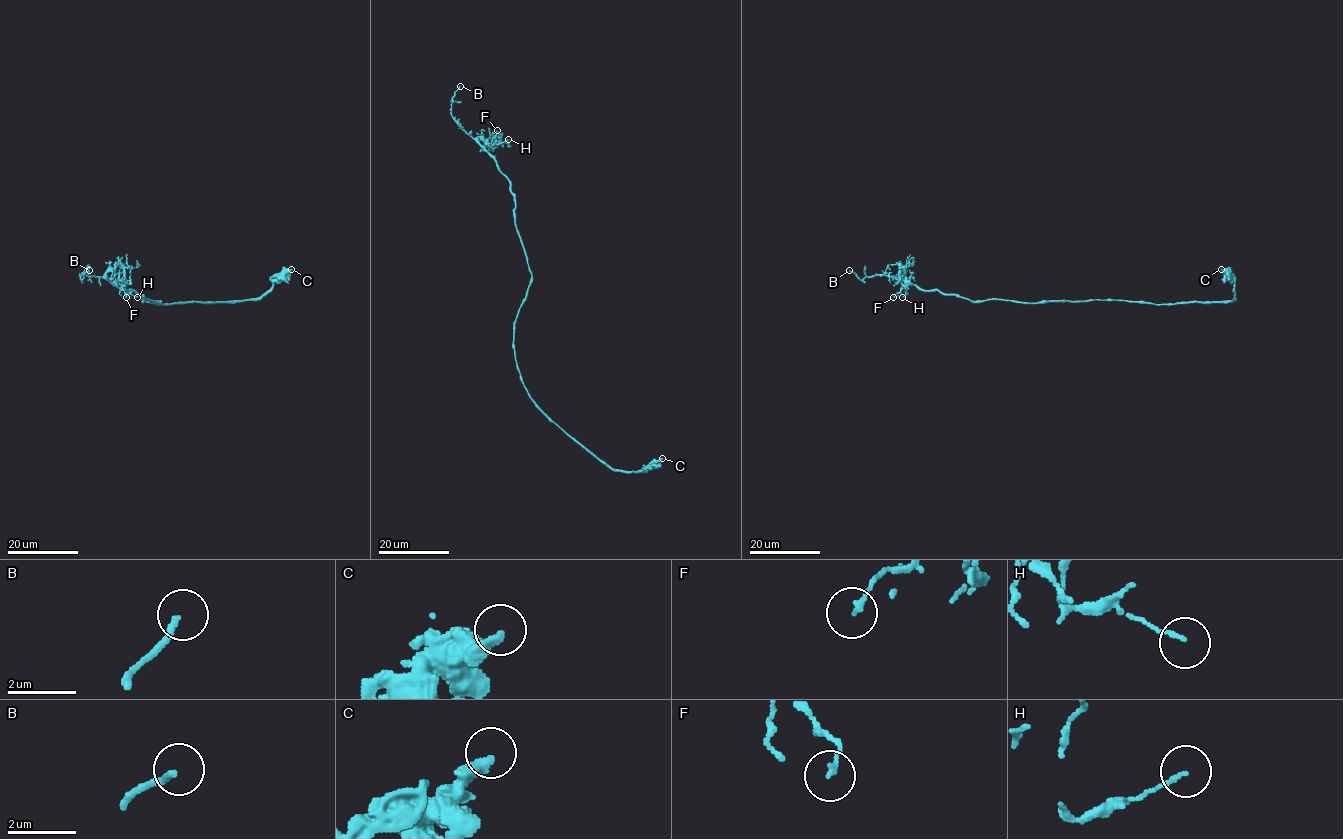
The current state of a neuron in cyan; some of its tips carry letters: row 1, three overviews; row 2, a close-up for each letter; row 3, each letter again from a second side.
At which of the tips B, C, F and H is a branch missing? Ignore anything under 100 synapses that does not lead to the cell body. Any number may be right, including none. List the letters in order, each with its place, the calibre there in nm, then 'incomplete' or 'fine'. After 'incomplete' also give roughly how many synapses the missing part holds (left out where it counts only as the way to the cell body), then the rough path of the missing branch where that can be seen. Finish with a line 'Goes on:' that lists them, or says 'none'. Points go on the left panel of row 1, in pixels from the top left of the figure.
B: at (89, 270); 170 nm thick; incomplete; missing branch runs (89, 270), (89, 266), (108, 247), (128, 233), (134, 213), (143, 201), (145, 190), (158, 181)
C: at (291, 269); 280 nm thick; fine
F: at (126, 297); 150 nm thick; fine
H: at (137, 297); 100 nm thick; fine
Goes on: B

